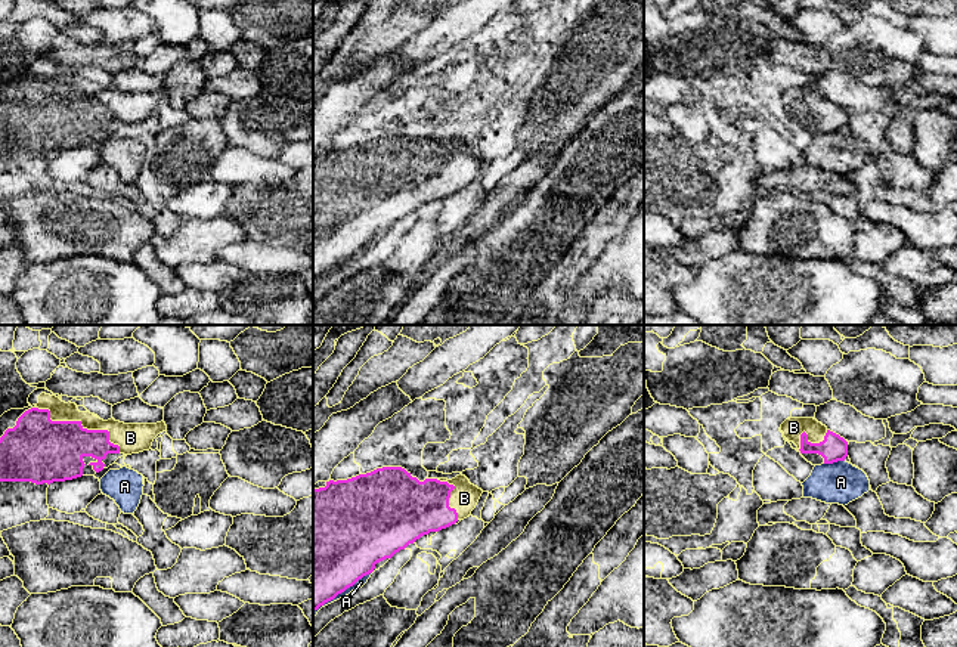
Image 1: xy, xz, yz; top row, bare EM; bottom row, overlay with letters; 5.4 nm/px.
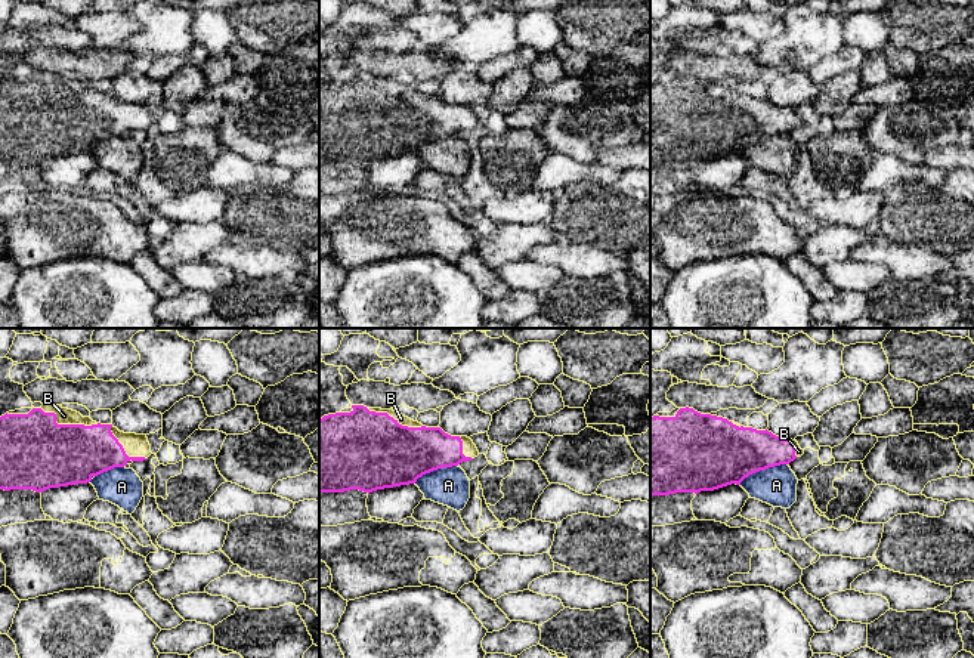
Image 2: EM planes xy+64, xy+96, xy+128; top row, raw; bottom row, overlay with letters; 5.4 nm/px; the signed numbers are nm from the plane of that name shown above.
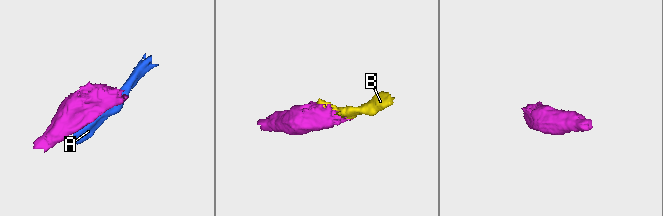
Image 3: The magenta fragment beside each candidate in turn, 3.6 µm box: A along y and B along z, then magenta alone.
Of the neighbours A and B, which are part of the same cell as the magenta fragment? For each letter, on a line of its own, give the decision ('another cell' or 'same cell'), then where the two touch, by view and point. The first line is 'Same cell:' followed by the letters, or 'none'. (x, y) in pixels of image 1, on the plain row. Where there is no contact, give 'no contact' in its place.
Same cell: B
A: another cell | xz (343, 260)
B: same cell | xy (80, 93)

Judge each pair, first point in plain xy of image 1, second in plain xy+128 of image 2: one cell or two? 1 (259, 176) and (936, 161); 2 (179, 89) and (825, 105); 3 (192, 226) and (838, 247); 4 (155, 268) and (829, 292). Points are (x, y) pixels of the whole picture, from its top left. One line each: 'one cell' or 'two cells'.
1: two cells
2: one cell
3: one cell
4: one cell

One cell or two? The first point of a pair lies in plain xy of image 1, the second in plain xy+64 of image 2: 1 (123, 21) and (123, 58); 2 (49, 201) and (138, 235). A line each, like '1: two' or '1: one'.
1: two
2: one

